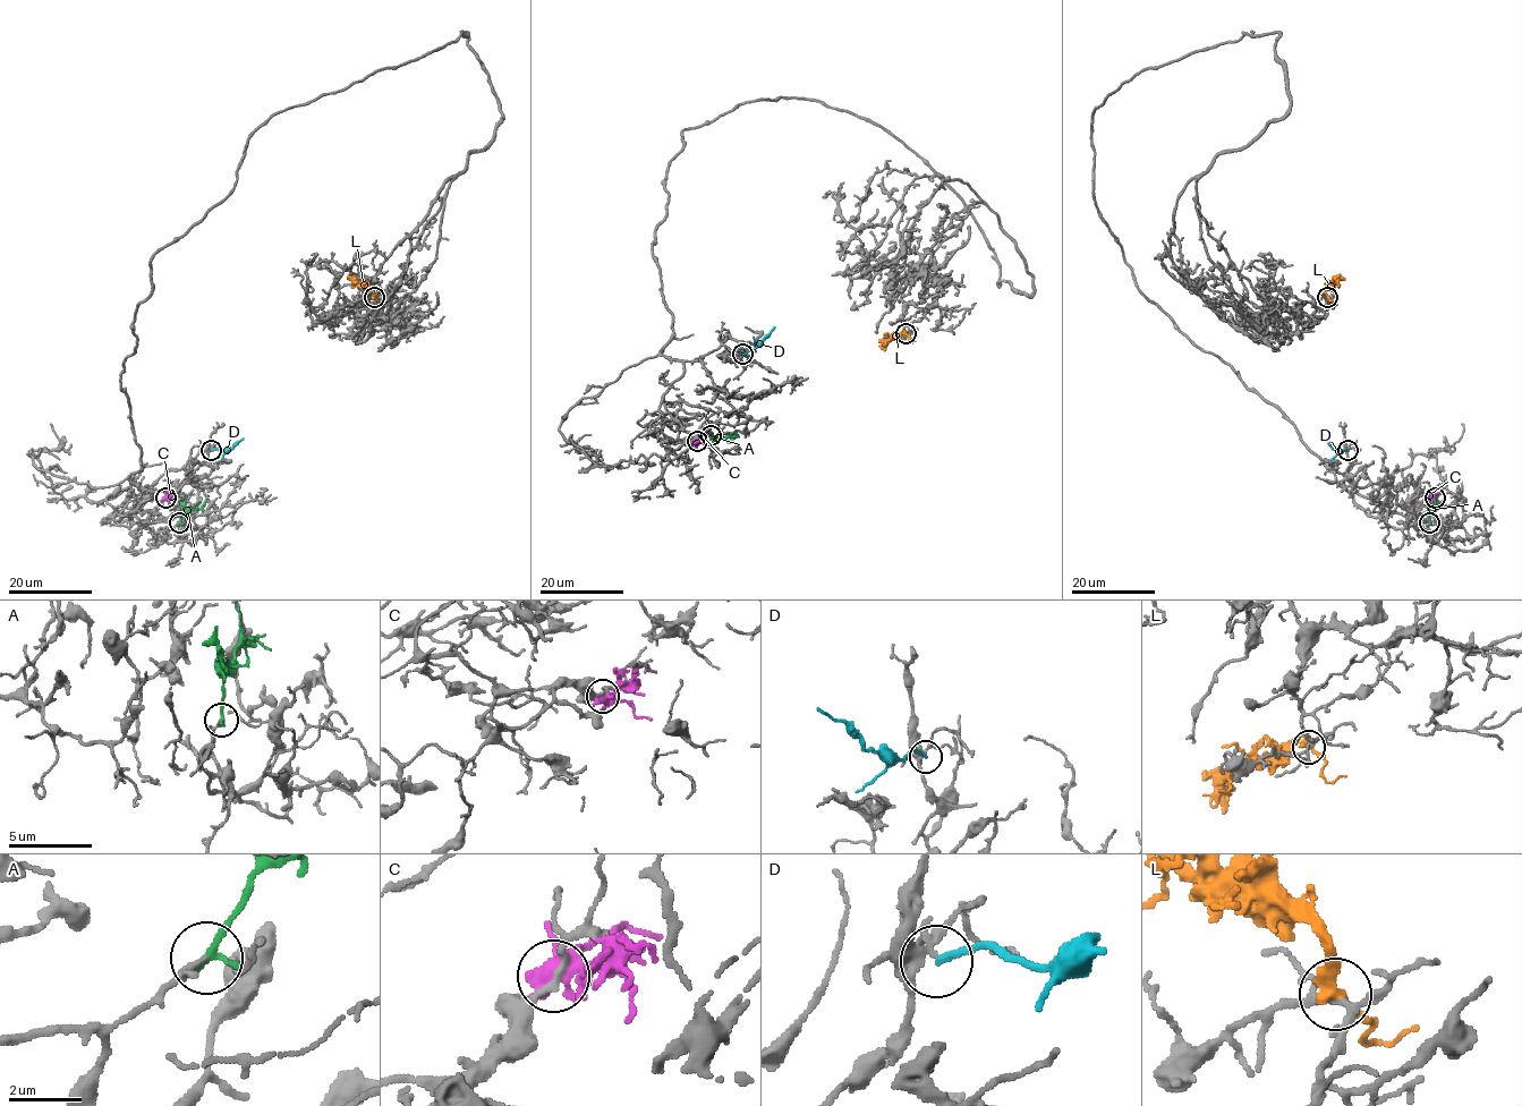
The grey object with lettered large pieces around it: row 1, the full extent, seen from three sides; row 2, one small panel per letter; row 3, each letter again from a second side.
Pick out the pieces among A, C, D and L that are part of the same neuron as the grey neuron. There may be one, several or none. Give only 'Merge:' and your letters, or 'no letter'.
Merge: A

